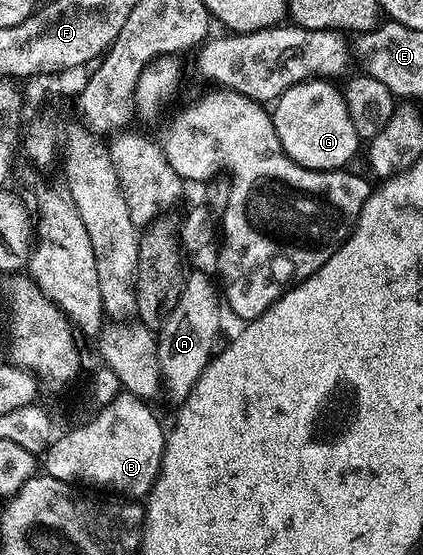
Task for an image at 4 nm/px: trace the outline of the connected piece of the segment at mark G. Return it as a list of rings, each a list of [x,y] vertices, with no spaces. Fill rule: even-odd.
[[[328,79],[303,81],[290,91],[286,91],[276,98],[274,108],[271,110],[274,131],[278,131],[278,139],[286,151],[286,155],[294,163],[298,163],[307,169],[344,169],[347,161],[356,153],[356,148],[361,148],[362,140],[351,121],[348,103],[343,92],[335,89],[333,82]]]

